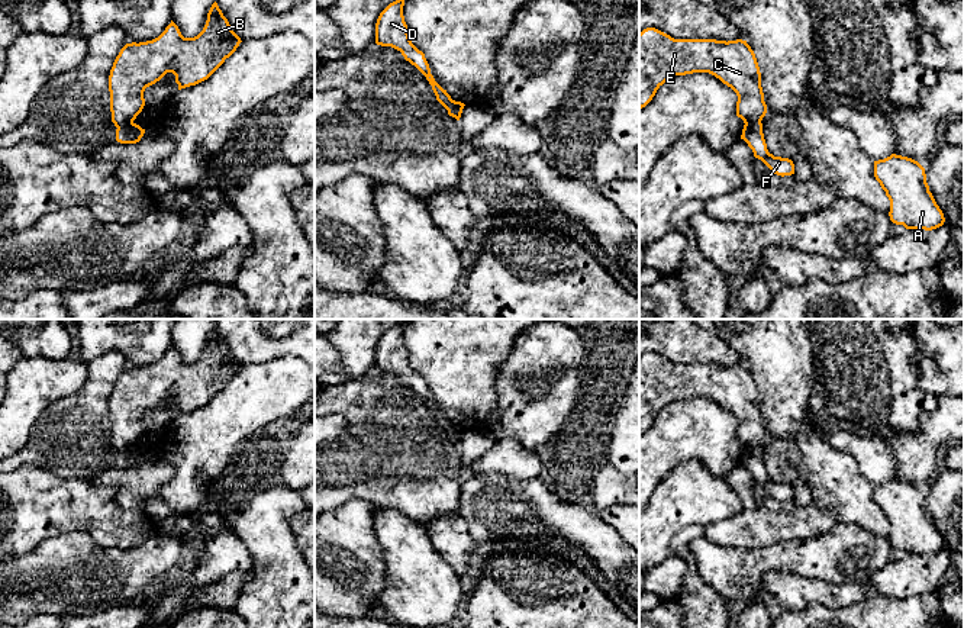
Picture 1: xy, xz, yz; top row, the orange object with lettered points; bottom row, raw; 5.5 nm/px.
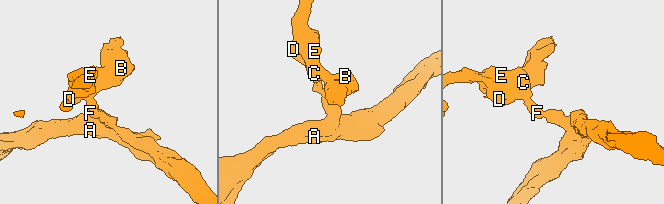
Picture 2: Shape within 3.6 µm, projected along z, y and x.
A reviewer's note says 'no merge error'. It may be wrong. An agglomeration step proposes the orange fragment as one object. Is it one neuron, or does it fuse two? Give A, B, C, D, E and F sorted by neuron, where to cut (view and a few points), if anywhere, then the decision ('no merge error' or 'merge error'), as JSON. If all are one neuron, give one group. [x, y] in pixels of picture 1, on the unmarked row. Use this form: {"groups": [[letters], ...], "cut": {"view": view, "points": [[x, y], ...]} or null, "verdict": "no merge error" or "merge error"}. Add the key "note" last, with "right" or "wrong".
{"groups": [["A", "F"], ["B", "C", "D", "E"]], "cut": {"view": "xy", "points": [[132, 445], [118, 453]]}, "verdict": "merge error", "note": "wrong"}

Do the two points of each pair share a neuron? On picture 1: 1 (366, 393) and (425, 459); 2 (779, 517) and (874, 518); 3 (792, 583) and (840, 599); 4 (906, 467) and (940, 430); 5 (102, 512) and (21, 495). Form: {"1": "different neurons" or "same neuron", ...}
{"1": "same neuron", "2": "different neurons", "3": "same neuron", "4": "same neuron", "5": "same neuron"}

